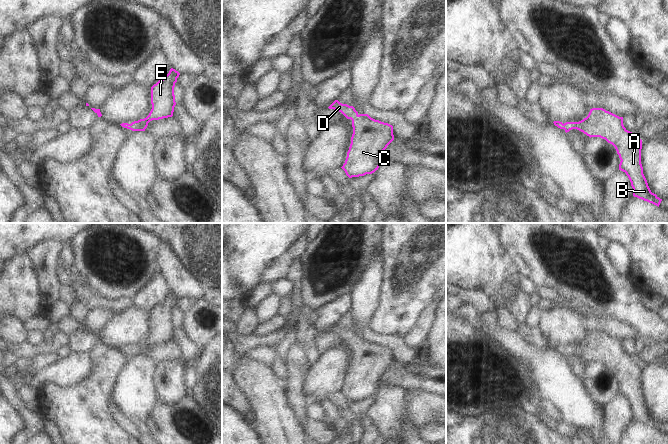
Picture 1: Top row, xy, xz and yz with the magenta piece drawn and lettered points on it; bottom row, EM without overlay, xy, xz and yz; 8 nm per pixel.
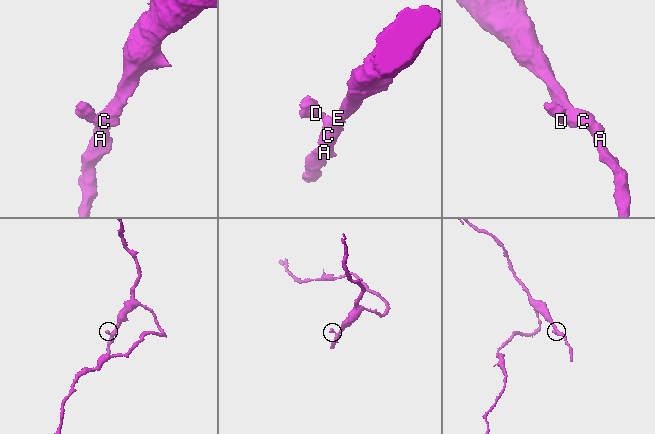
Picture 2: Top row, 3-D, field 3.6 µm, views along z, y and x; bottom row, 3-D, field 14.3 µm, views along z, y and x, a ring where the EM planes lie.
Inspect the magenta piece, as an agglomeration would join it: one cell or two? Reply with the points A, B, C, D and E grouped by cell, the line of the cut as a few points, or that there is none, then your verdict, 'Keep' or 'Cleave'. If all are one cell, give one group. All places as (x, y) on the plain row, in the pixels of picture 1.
Groups: A B C D E. No split. Keep

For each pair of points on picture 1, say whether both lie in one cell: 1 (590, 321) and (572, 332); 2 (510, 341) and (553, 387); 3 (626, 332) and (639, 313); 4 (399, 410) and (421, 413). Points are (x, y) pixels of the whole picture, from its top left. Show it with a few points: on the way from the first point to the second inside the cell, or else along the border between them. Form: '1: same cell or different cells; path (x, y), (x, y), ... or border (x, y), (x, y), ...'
1: different cells; border (567, 308), (578, 316), (590, 332)
2: same cell; path (524, 350), (529, 351), (551, 373)
3: different cells; border (610, 315), (652, 336)
4: different cells; border (406, 389), (406, 427), (416, 427), (420, 431)

